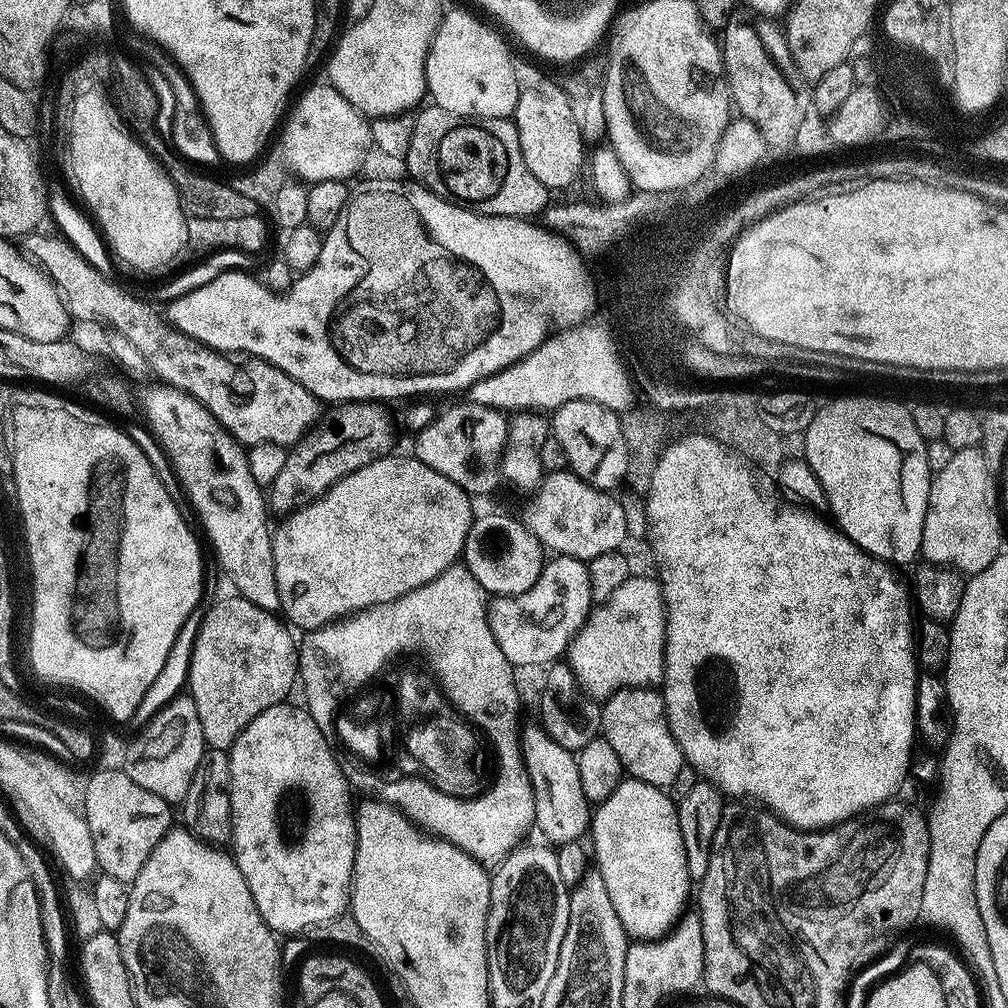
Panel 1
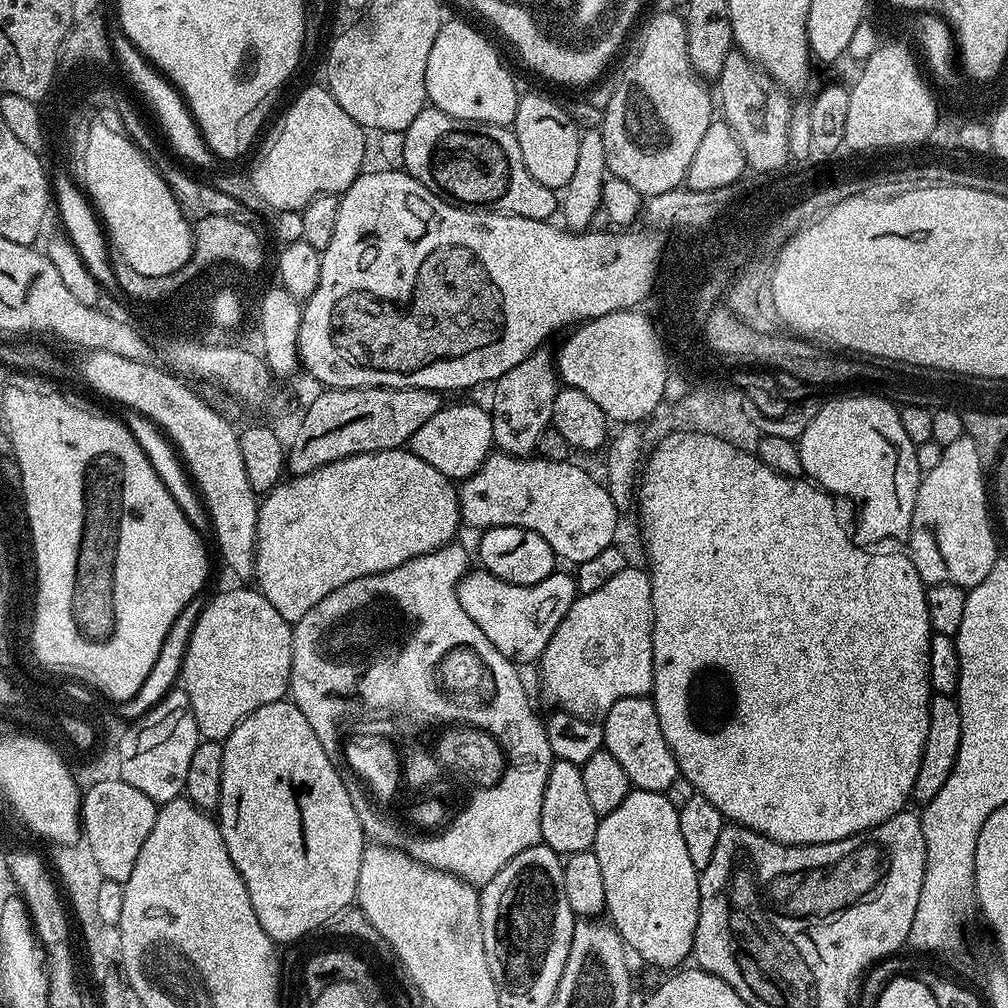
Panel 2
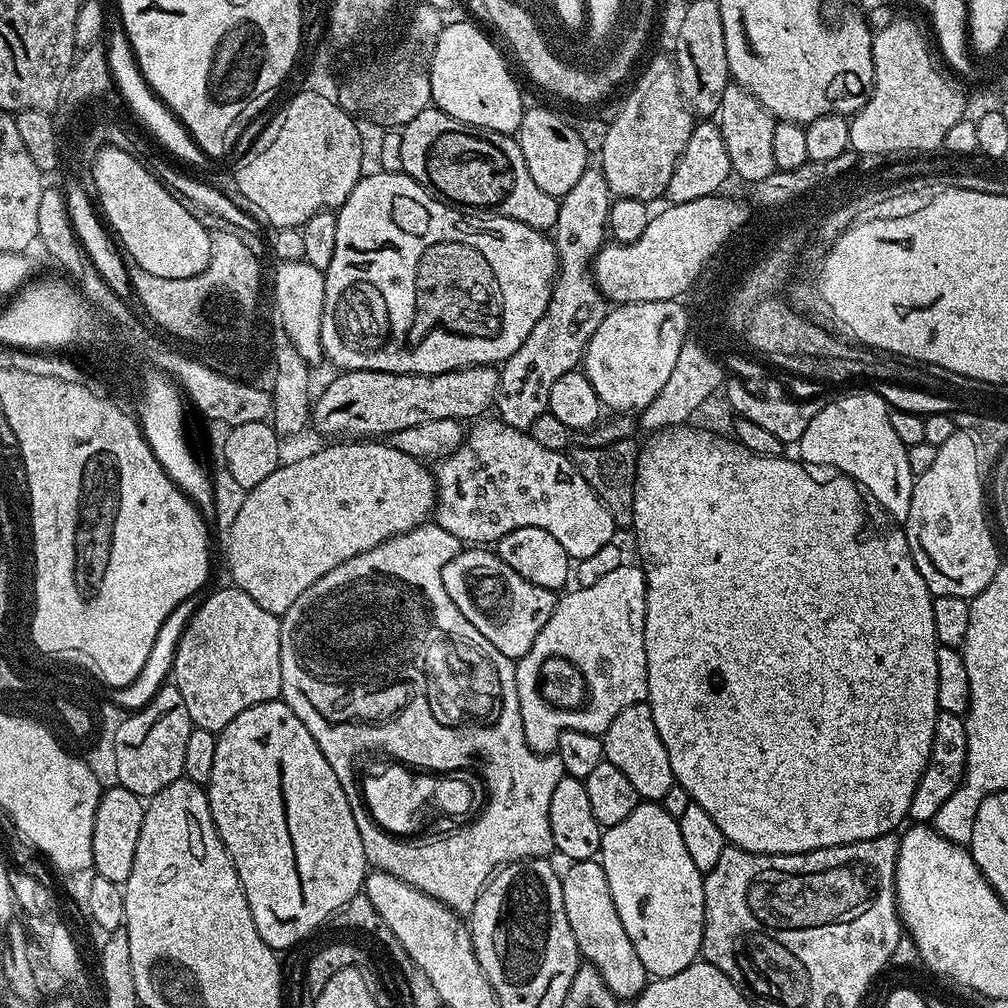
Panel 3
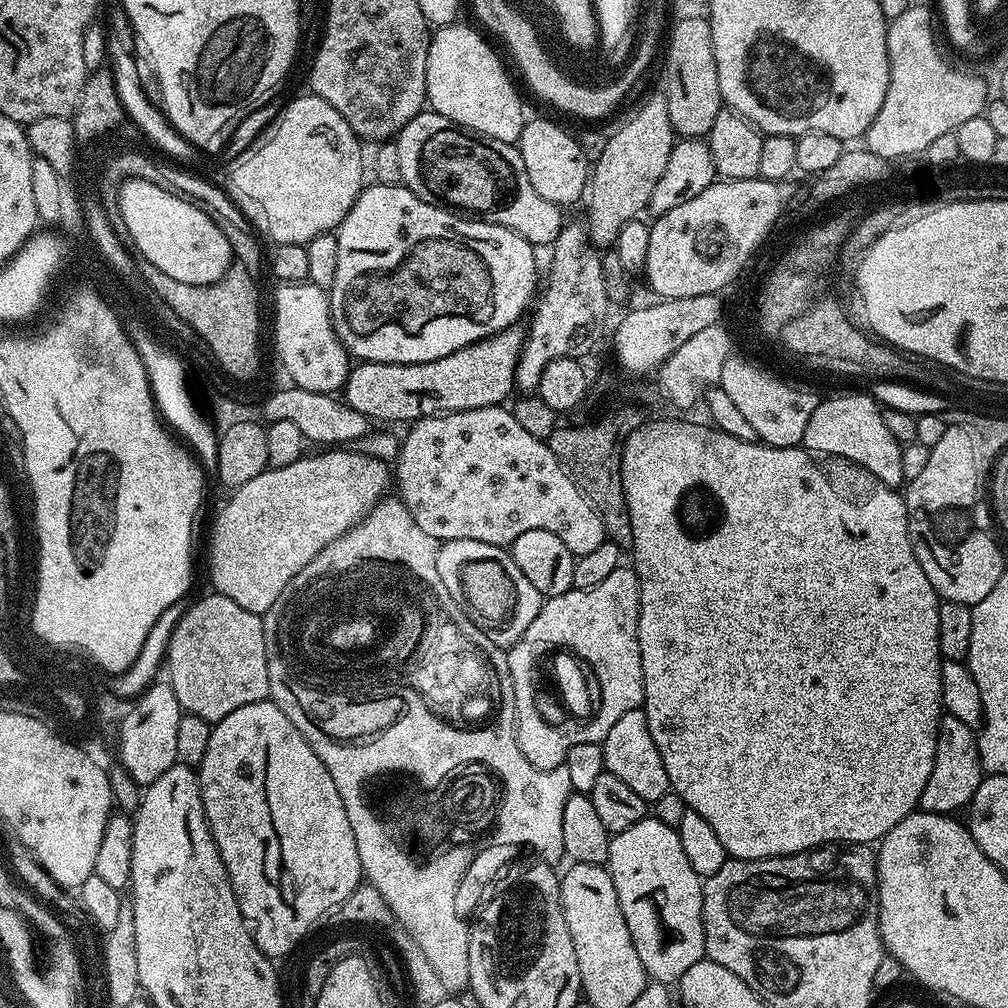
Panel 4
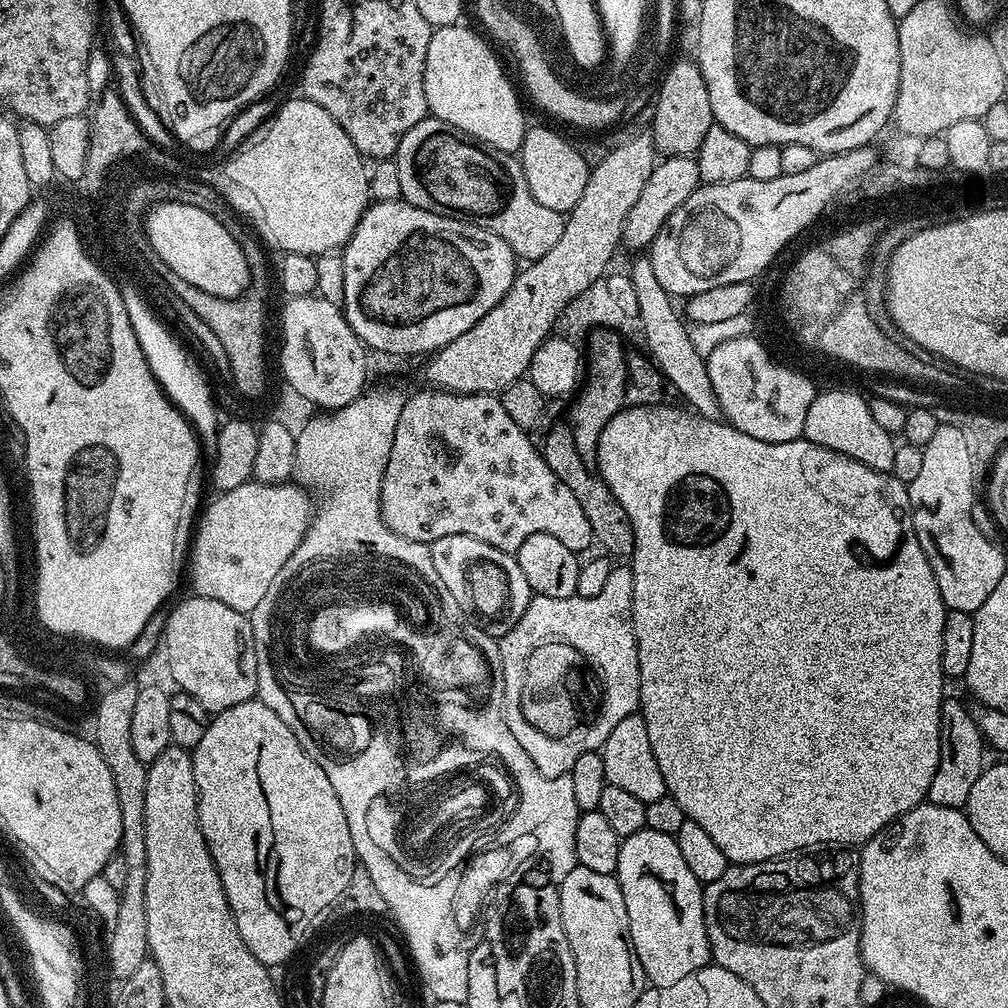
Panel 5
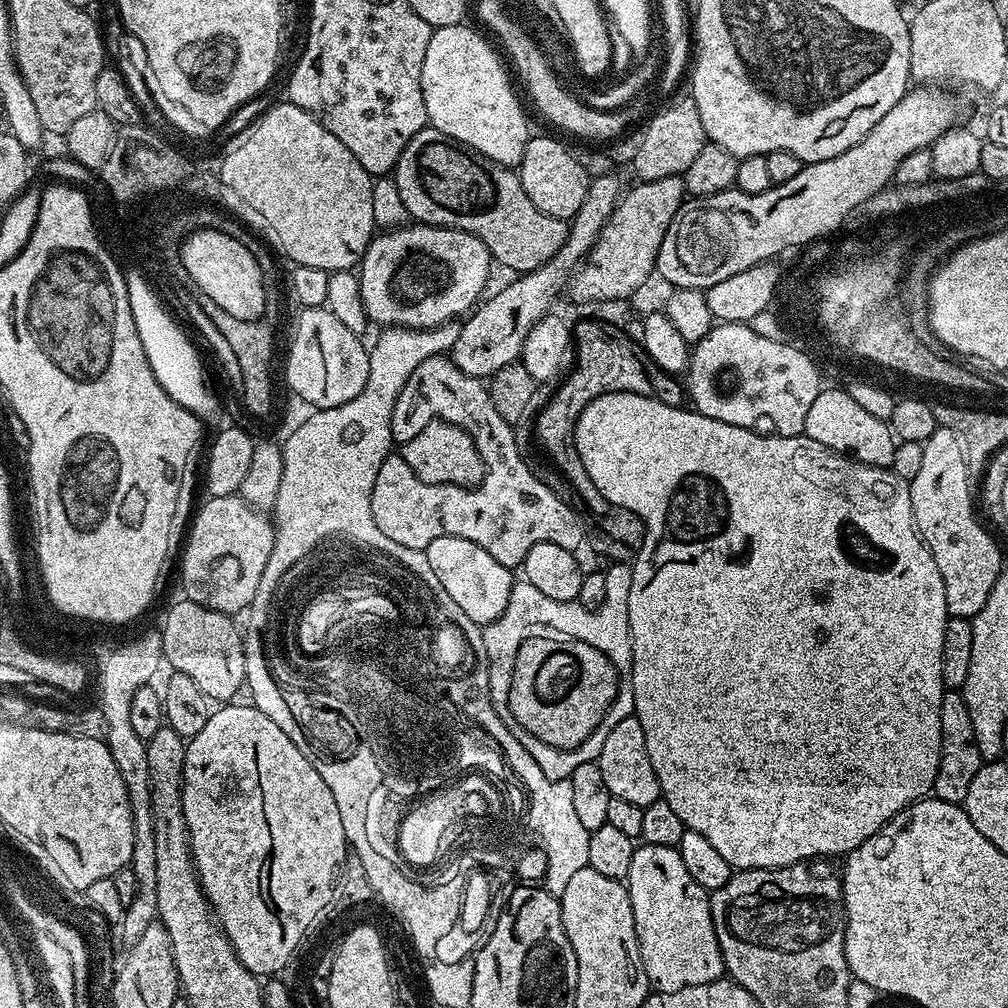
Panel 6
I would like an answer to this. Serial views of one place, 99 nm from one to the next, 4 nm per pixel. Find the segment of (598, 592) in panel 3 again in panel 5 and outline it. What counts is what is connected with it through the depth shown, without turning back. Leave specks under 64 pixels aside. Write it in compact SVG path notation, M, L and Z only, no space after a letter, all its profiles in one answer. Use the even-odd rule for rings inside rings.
M616 566L606 581L606 590L602 590L602 594L597 596L546 598L533 595L522 618L518 618L510 631L499 637L504 699L502 714L506 714L506 726L510 726L510 734L514 734L518 746L522 746L534 766L538 766L538 774L551 780L567 776L581 754L600 752L603 749L606 738L610 738L614 726L618 726L622 718L630 718L639 713L642 674L638 666L638 646L632 625L633 598L634 578L631 567ZM547 636L564 636L564 640L572 640L572 644L576 644L576 648L584 648L584 652L588 652L588 656L592 656L592 660L600 664L600 672L604 672L605 694L599 701L600 713L597 714L596 721L585 732L580 730L565 738L548 737L532 726L522 712L520 668L524 668L528 659L528 648L538 647L538 641Z

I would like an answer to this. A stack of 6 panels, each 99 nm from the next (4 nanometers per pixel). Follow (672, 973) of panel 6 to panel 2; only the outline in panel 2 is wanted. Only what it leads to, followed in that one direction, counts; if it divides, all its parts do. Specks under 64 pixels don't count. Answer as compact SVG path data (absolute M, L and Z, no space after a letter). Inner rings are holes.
M629 791L618 810L610 810L610 814L599 817L594 851L598 866L602 866L602 886L606 886L604 907L607 915L612 915L610 920L620 939L642 959L660 968L672 970L683 965L683 960L692 956L692 935L698 926L700 873L686 851L678 809L663 792Z

